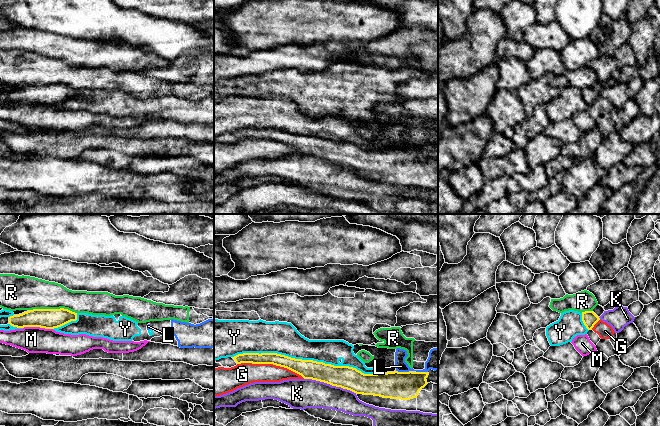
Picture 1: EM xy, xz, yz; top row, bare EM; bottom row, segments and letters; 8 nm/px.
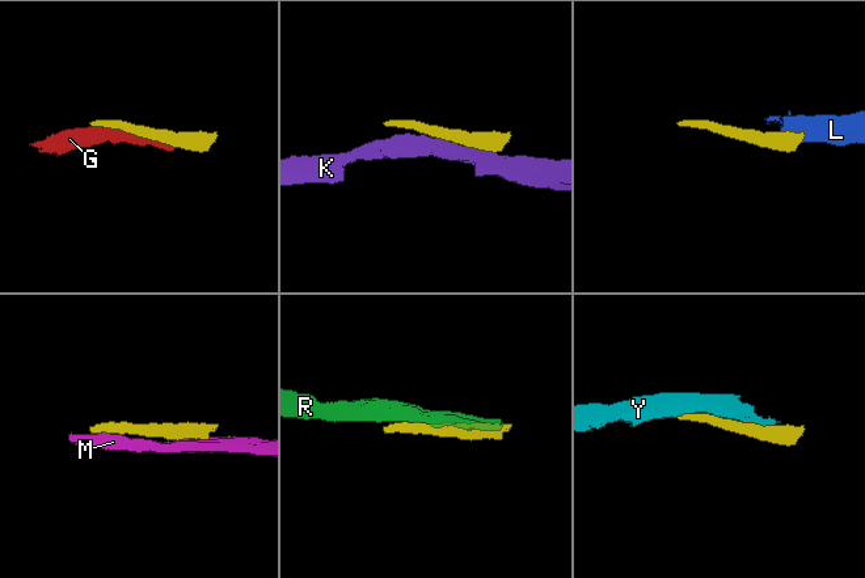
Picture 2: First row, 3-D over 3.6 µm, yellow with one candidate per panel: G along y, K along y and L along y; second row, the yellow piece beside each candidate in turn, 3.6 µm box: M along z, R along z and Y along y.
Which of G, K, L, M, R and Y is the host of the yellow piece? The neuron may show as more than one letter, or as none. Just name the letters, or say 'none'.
none

